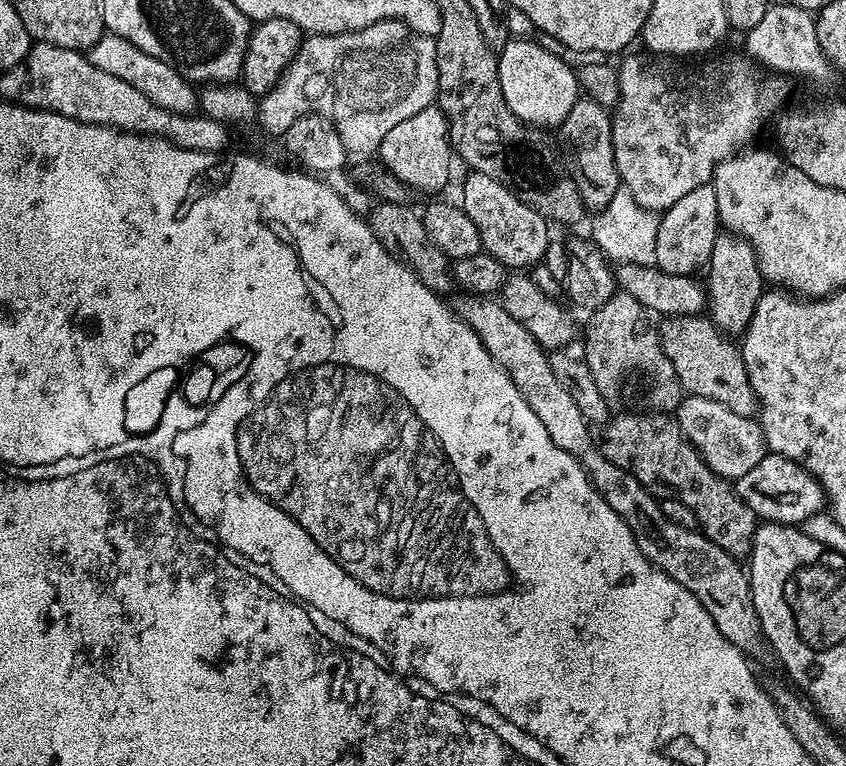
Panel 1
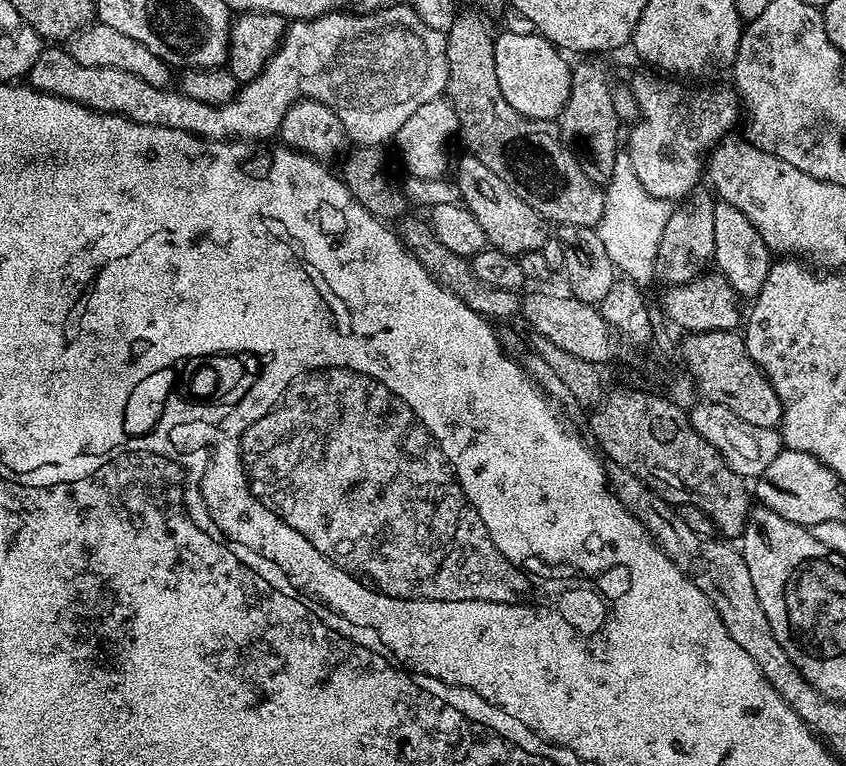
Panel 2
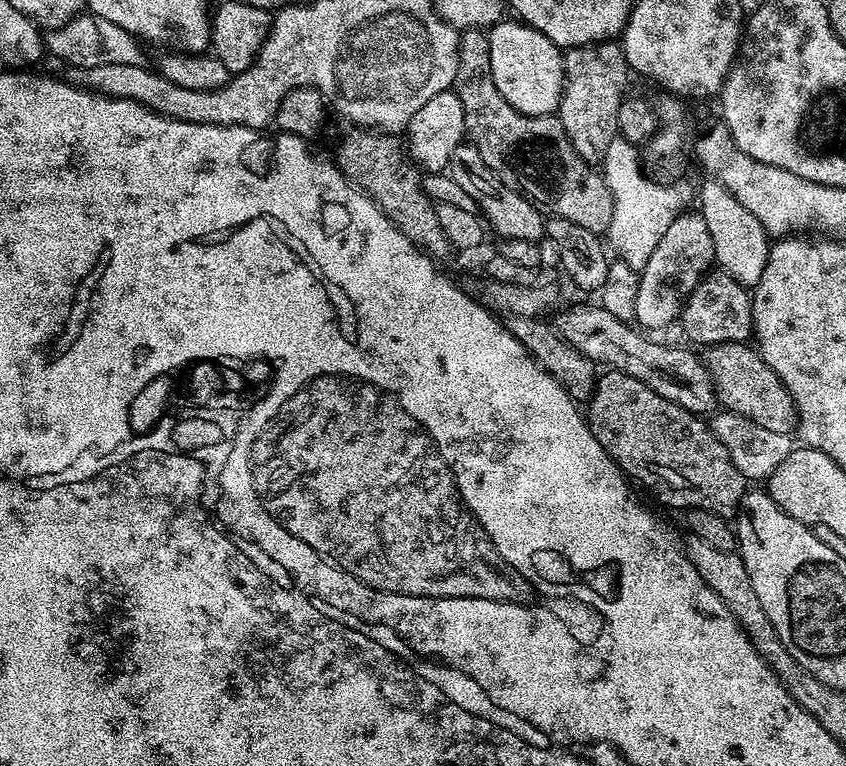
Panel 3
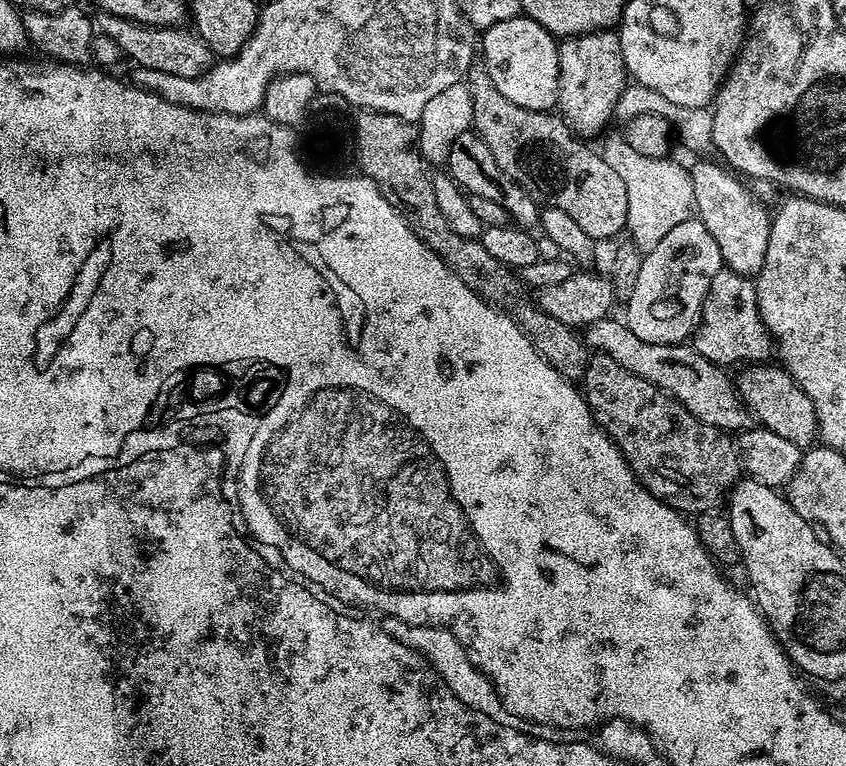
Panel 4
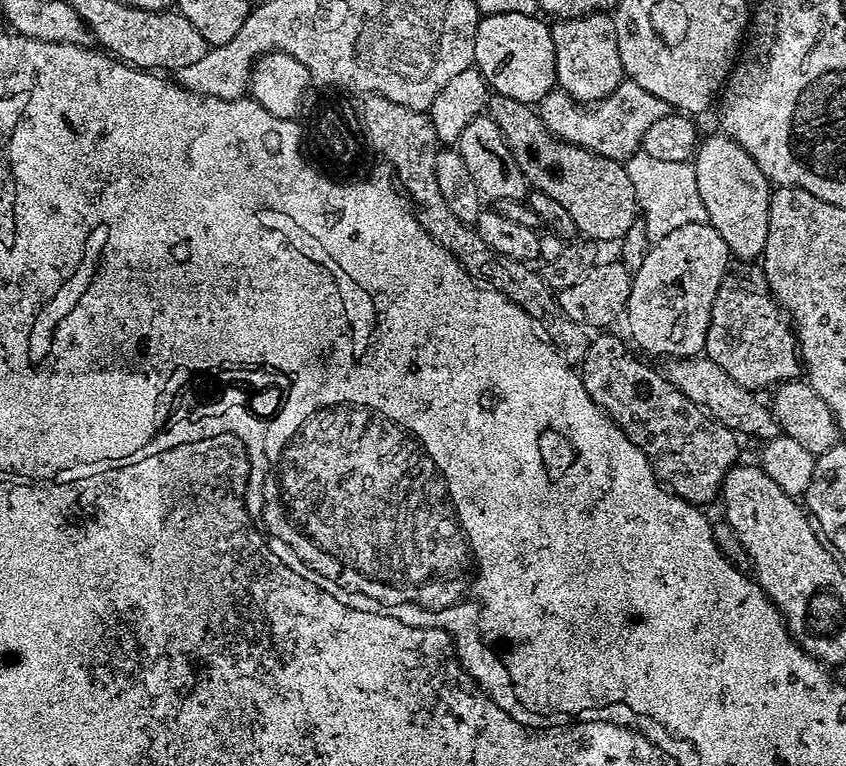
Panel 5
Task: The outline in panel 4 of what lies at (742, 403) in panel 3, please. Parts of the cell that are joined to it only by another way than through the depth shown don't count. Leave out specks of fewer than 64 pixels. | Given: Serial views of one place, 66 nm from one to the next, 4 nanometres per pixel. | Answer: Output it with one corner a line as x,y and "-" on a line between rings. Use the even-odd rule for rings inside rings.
772,362
749,364
741,372
744,373
740,377
737,375
734,380
736,390
759,425
796,443
802,450
807,450
817,443
814,402
806,398
806,390
802,390
798,382
794,382
794,378
784,367

